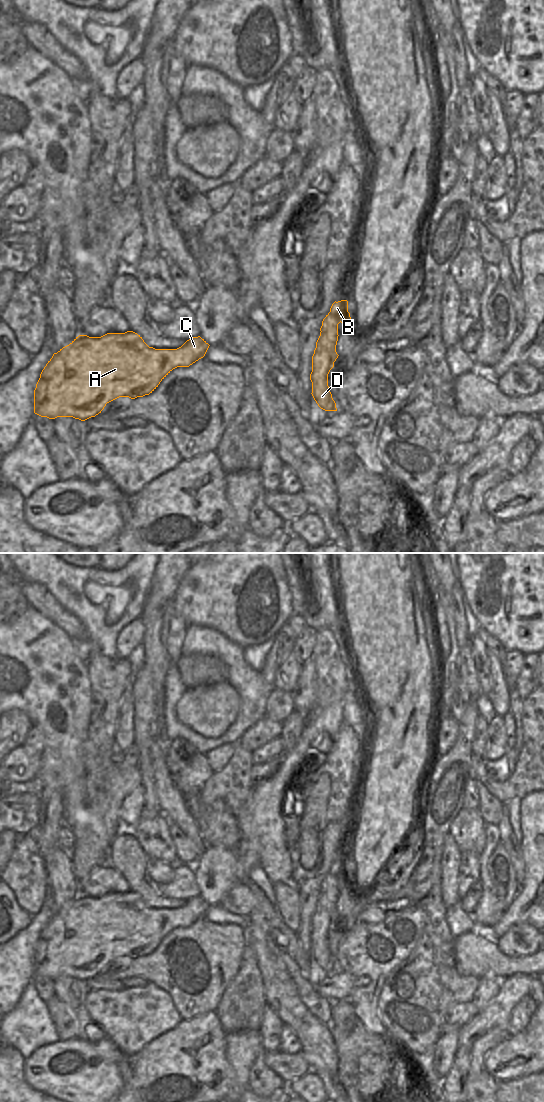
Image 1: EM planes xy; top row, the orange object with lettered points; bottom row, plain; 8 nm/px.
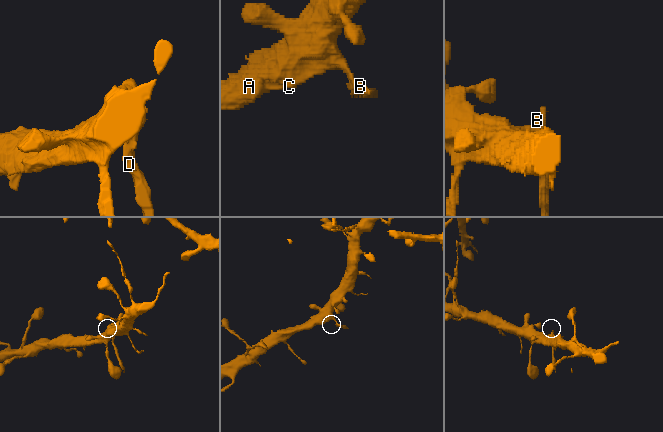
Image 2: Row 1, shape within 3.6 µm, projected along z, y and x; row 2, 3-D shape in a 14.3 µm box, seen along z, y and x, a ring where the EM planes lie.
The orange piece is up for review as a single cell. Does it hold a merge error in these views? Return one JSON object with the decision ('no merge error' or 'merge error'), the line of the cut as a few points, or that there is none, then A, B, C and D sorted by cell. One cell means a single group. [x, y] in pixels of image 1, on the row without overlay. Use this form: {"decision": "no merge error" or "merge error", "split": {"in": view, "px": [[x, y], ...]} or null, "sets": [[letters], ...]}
{"decision": "merge error", "split": {"in": "xy", "px": [[324, 880], [325, 887], [321, 891]]}, "sets": [["A", "C"], ["B", "D"]]}

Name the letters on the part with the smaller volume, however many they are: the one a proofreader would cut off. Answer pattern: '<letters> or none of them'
B, D.

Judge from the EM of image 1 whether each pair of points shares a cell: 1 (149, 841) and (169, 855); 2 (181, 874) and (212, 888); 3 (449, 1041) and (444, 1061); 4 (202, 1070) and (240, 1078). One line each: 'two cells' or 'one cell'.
1: one cell
2: two cells
3: one cell
4: two cells

